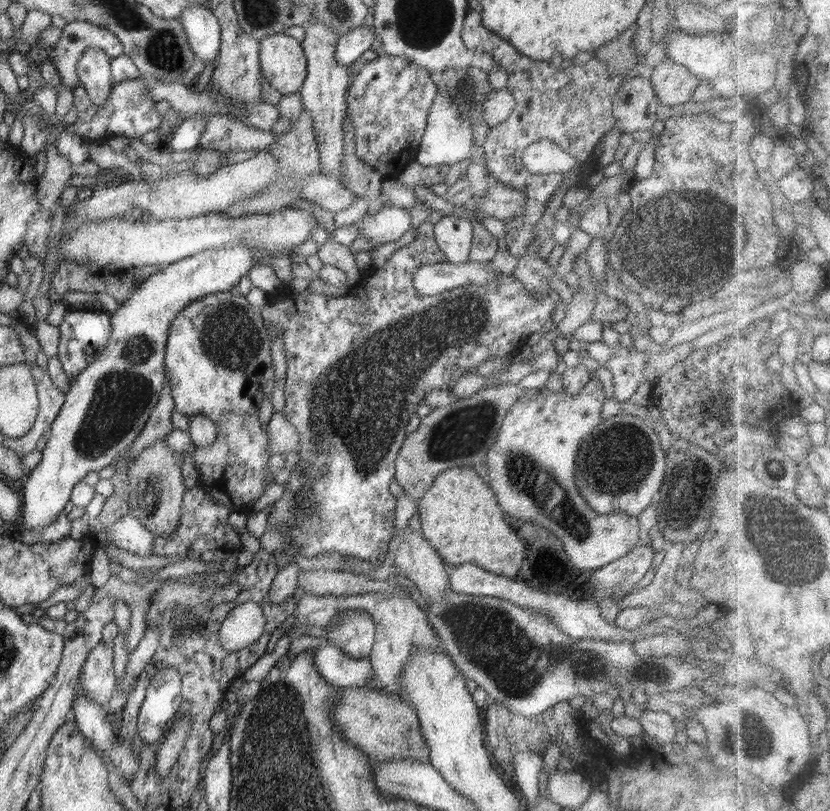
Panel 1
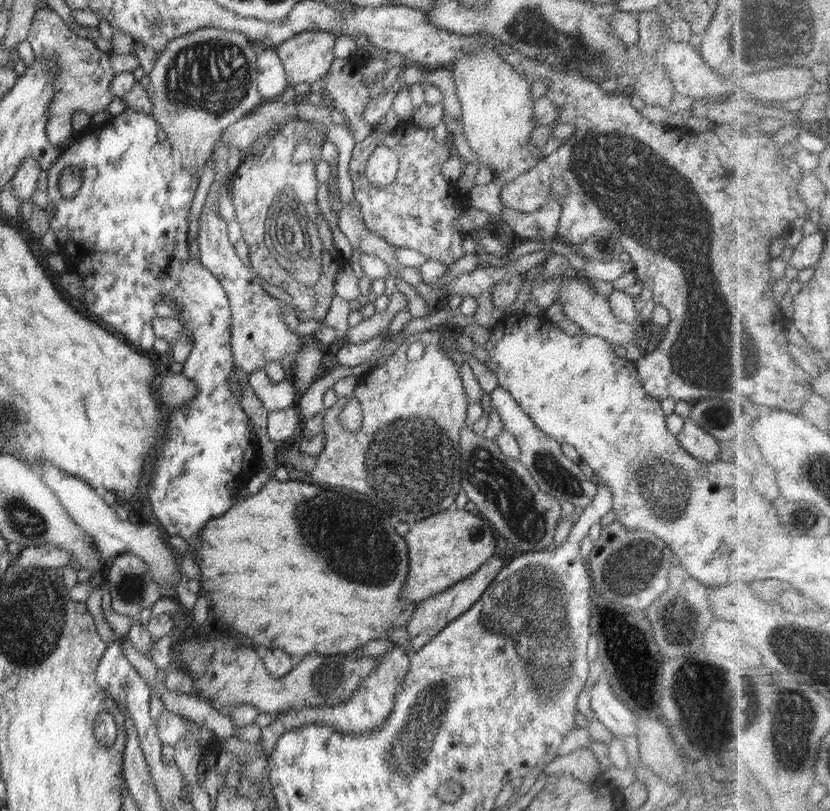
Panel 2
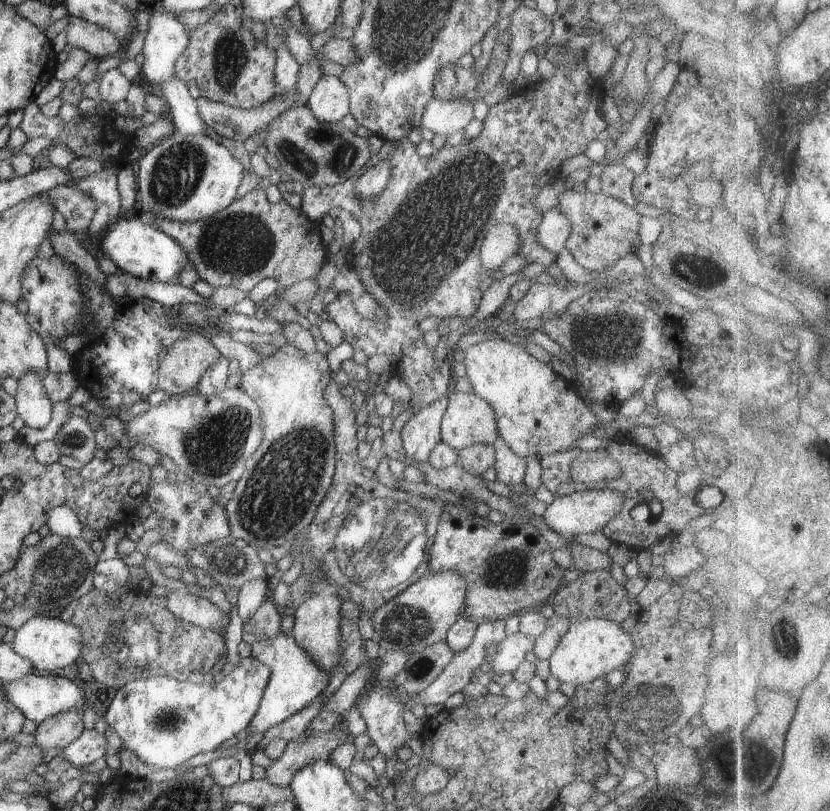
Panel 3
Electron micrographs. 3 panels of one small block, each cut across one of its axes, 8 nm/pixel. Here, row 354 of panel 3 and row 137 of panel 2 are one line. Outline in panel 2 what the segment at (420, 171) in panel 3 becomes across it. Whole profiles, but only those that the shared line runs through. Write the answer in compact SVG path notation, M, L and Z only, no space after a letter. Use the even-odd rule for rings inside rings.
M413 123L404 124L404 132L400 136L400 144L394 146L394 151L399 157L399 171L392 184L385 187L377 187L370 182L366 174L366 165L374 149L378 146L378 130L372 126L372 133L364 141L358 142L353 148L349 162L349 173L353 182L353 193L355 200L359 204L360 214L363 223L376 235L386 239L394 247L412 248L425 256L426 260L435 260L443 262L446 266L456 262L462 255L462 240L465 233L455 229L457 218L464 212L464 206L461 206L462 199L460 195L465 192L461 185L455 185L447 182L442 175L442 166L451 156L450 141L444 143L434 140L435 132L432 129L424 129Z

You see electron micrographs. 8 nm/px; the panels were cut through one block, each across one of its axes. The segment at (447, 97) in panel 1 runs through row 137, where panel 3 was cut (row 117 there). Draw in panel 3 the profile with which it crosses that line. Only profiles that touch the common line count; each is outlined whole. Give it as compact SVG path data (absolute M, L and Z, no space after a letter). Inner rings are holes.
M433 98L424 108L421 128L428 128L434 134L450 136L463 131L473 118L473 104L466 98L440 100Z

